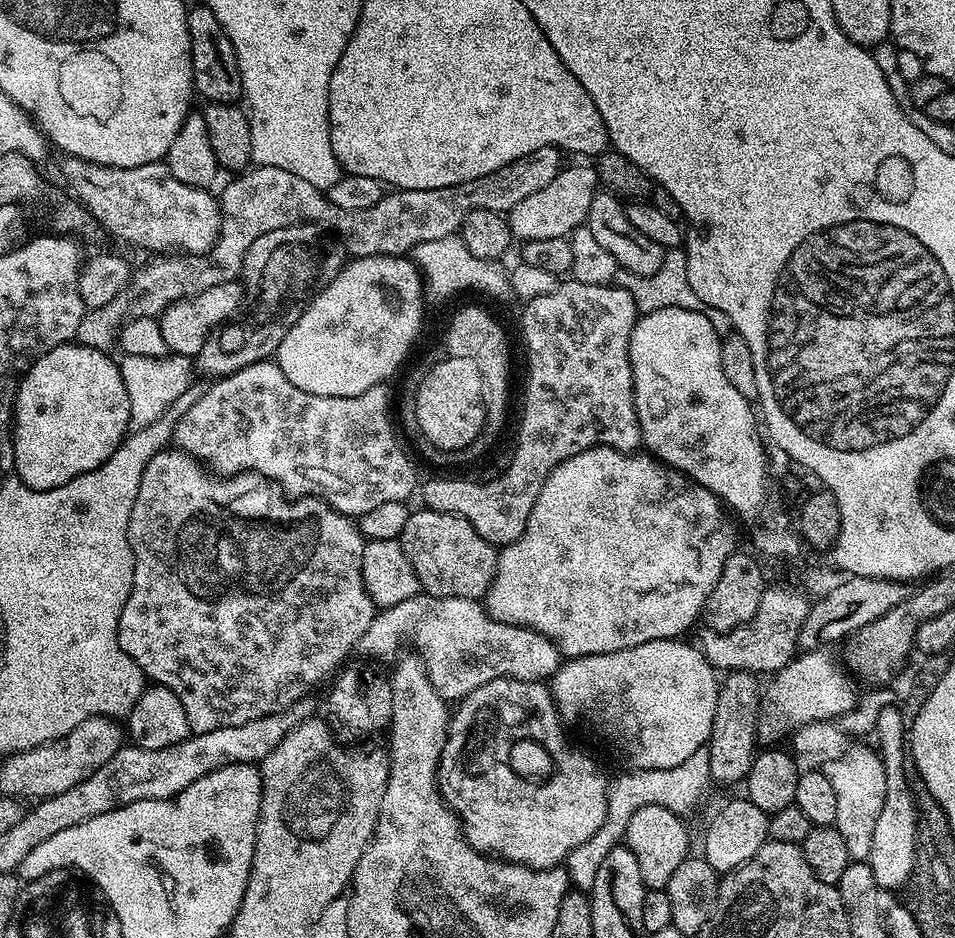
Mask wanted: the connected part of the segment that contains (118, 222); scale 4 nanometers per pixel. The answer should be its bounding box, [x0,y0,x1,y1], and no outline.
[60,156,220,254]

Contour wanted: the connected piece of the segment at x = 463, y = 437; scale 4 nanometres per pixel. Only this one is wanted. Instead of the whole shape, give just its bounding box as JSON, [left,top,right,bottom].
[416,358,486,453]

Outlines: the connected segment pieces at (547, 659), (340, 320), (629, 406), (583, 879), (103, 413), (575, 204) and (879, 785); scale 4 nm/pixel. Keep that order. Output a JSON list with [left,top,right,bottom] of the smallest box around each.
[[357,592,562,702],[274,256,426,396],[422,278,642,546],[564,745,710,892],[12,342,132,490],[507,164,598,241],[822,747,886,861]]

